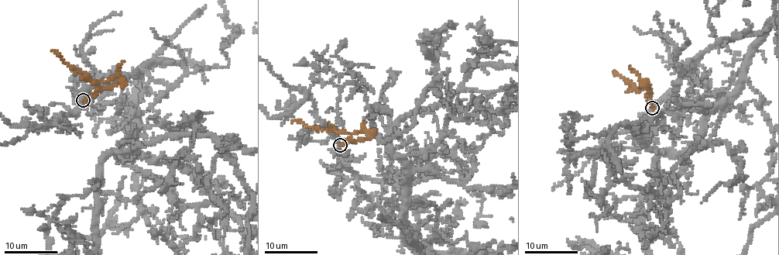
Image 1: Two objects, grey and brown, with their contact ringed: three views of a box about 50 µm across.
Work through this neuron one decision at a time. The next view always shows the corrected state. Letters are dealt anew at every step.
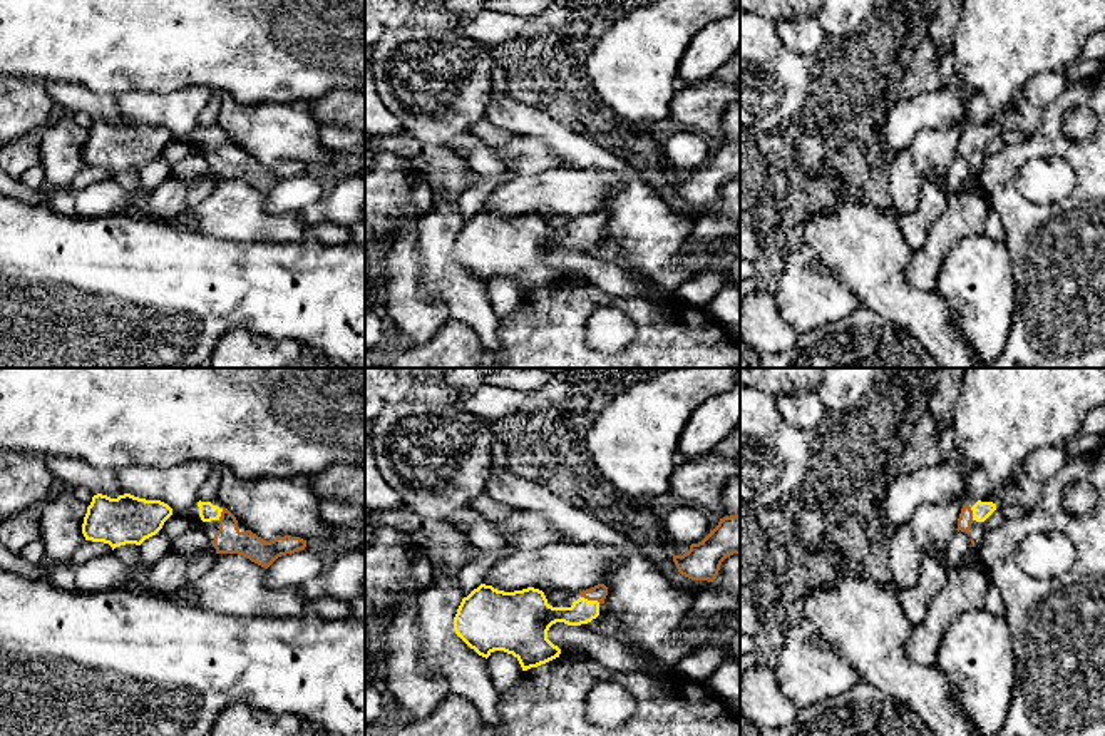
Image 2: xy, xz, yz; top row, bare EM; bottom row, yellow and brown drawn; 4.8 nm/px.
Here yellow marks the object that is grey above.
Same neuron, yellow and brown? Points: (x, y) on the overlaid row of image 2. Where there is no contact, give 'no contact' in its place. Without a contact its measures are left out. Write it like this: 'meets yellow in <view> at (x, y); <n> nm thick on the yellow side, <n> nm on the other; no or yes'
meets yellow in xz at (591, 601); 120 nm thick on the yellow side, 80 nm on the other; yes

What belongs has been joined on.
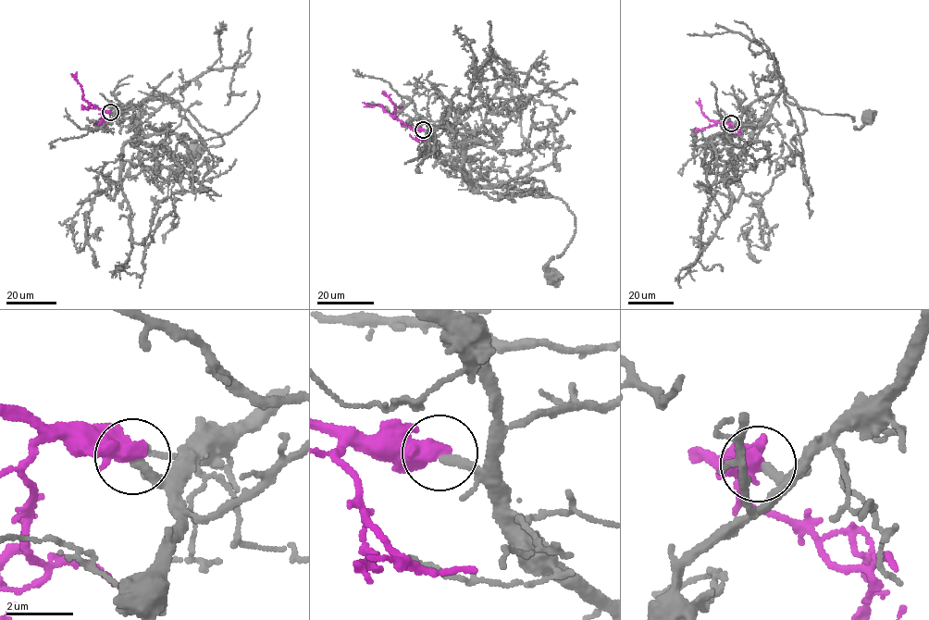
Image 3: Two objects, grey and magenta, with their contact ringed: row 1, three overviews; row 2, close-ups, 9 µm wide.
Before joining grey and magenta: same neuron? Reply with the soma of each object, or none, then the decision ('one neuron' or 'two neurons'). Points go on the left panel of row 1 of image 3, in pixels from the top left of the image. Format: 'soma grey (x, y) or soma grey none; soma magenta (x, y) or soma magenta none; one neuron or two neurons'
soma grey (192, 149); soma magenta none; one neuron

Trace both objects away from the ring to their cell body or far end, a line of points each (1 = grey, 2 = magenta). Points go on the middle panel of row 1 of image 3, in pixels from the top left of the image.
1: (423, 130), (439, 144), (457, 147), (491, 184), (566, 204), (575, 232), (550, 263), (551, 275)
2: (423, 130), (397, 120), (381, 105), (363, 102)

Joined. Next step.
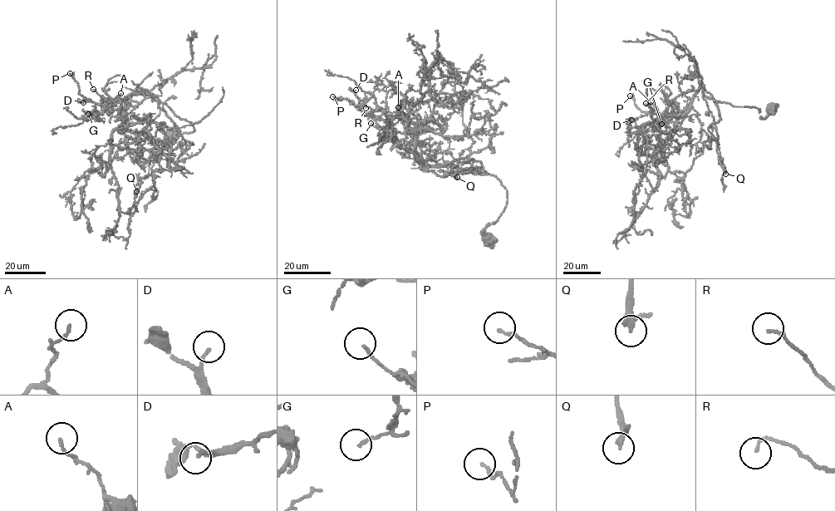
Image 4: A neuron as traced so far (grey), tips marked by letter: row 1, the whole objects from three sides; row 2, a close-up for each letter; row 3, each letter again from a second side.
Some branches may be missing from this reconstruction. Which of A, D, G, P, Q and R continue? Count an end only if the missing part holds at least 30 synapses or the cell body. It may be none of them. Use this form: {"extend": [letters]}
{"extend": ["Q"]}

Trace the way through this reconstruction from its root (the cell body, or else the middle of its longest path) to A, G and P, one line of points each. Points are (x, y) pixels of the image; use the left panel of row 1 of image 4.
A: (169, 135), (166, 144), (195, 130), (151, 93), (113, 99), (104, 108), (119, 103), (120, 93)
G: (169, 135), (166, 144), (195, 130), (151, 93), (131, 93), (103, 106), (96, 104), (88, 114)
P: (169, 135), (166, 144), (195, 130), (151, 93), (131, 93), (103, 106), (91, 102), (81, 95), (70, 73)

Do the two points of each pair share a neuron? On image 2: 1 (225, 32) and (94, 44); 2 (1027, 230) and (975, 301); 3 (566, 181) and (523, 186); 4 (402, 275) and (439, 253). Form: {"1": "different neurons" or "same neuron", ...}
{"1": "same neuron", "2": "different neurons", "3": "same neuron", "4": "different neurons"}

